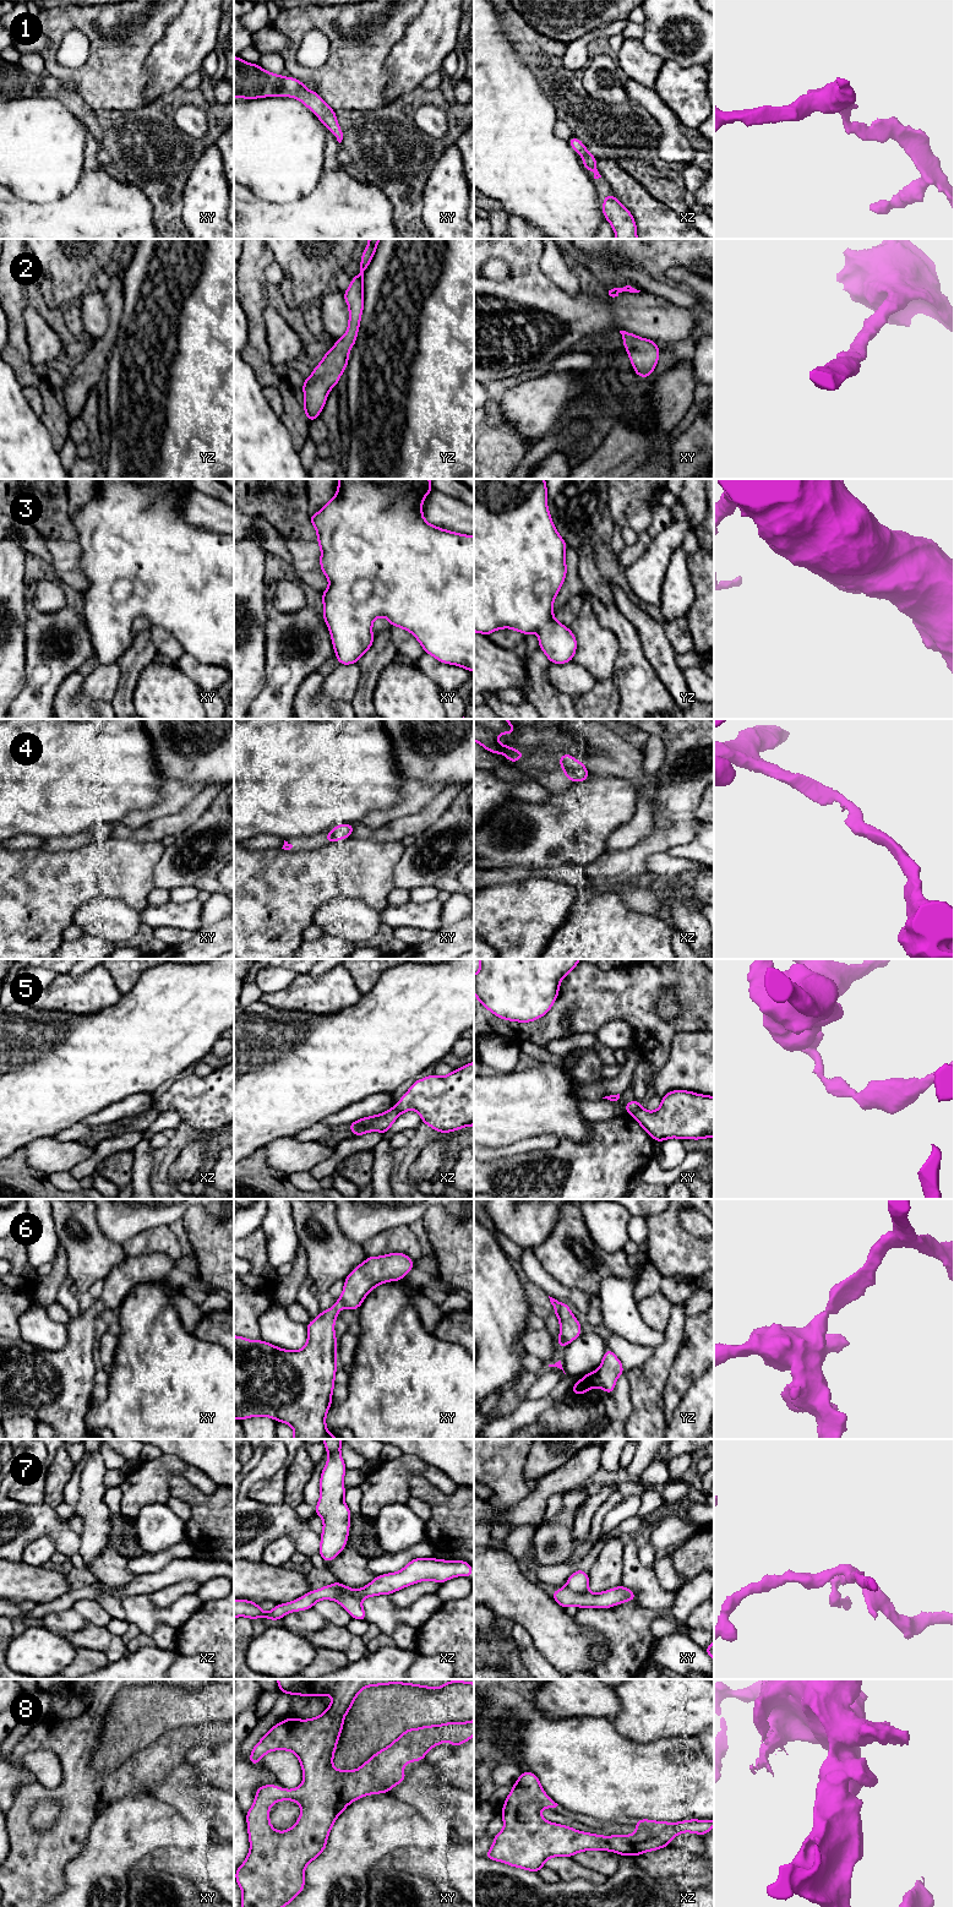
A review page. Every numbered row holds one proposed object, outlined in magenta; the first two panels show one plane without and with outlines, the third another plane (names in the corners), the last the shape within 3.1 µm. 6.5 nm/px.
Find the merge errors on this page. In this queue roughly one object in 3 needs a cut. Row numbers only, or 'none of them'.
5, 7

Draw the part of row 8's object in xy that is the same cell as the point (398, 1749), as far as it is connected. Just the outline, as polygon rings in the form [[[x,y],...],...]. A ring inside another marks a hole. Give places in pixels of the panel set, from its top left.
[[[277,1679],[279,1690],[284,1694],[318,1698],[332,1695],[333,1701],[318,1717],[310,1720],[289,1717],[277,1723],[261,1738],[250,1754],[249,1761],[258,1766],[258,1760],[272,1750],[291,1751],[300,1761],[304,1781],[295,1789],[265,1785],[256,1791],[254,1804],[246,1813],[250,1852],[235,1870],[235,1880],[242,1891],[241,1907],[285,1907],[302,1892],[305,1868],[327,1847],[327,1837],[334,1821],[351,1802],[364,1796],[391,1793],[392,1786],[398,1786],[407,1778],[403,1772],[407,1764],[423,1761],[432,1747],[446,1740],[456,1748],[474,1736],[474,1720],[409,1728],[386,1749],[375,1753],[356,1771],[336,1770],[332,1759],[336,1754],[337,1742],[342,1736],[344,1717],[354,1705],[358,1694],[366,1687],[387,1684],[437,1690],[454,1682],[474,1685],[474,1679]],[[280,1800],[295,1800],[301,1807],[296,1824],[282,1832],[274,1830],[269,1824],[269,1808]]]

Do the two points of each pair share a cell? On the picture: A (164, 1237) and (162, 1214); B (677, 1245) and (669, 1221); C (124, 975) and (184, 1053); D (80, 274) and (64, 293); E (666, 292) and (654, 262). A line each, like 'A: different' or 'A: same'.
A: different
B: same
C: different
D: same
E: different

